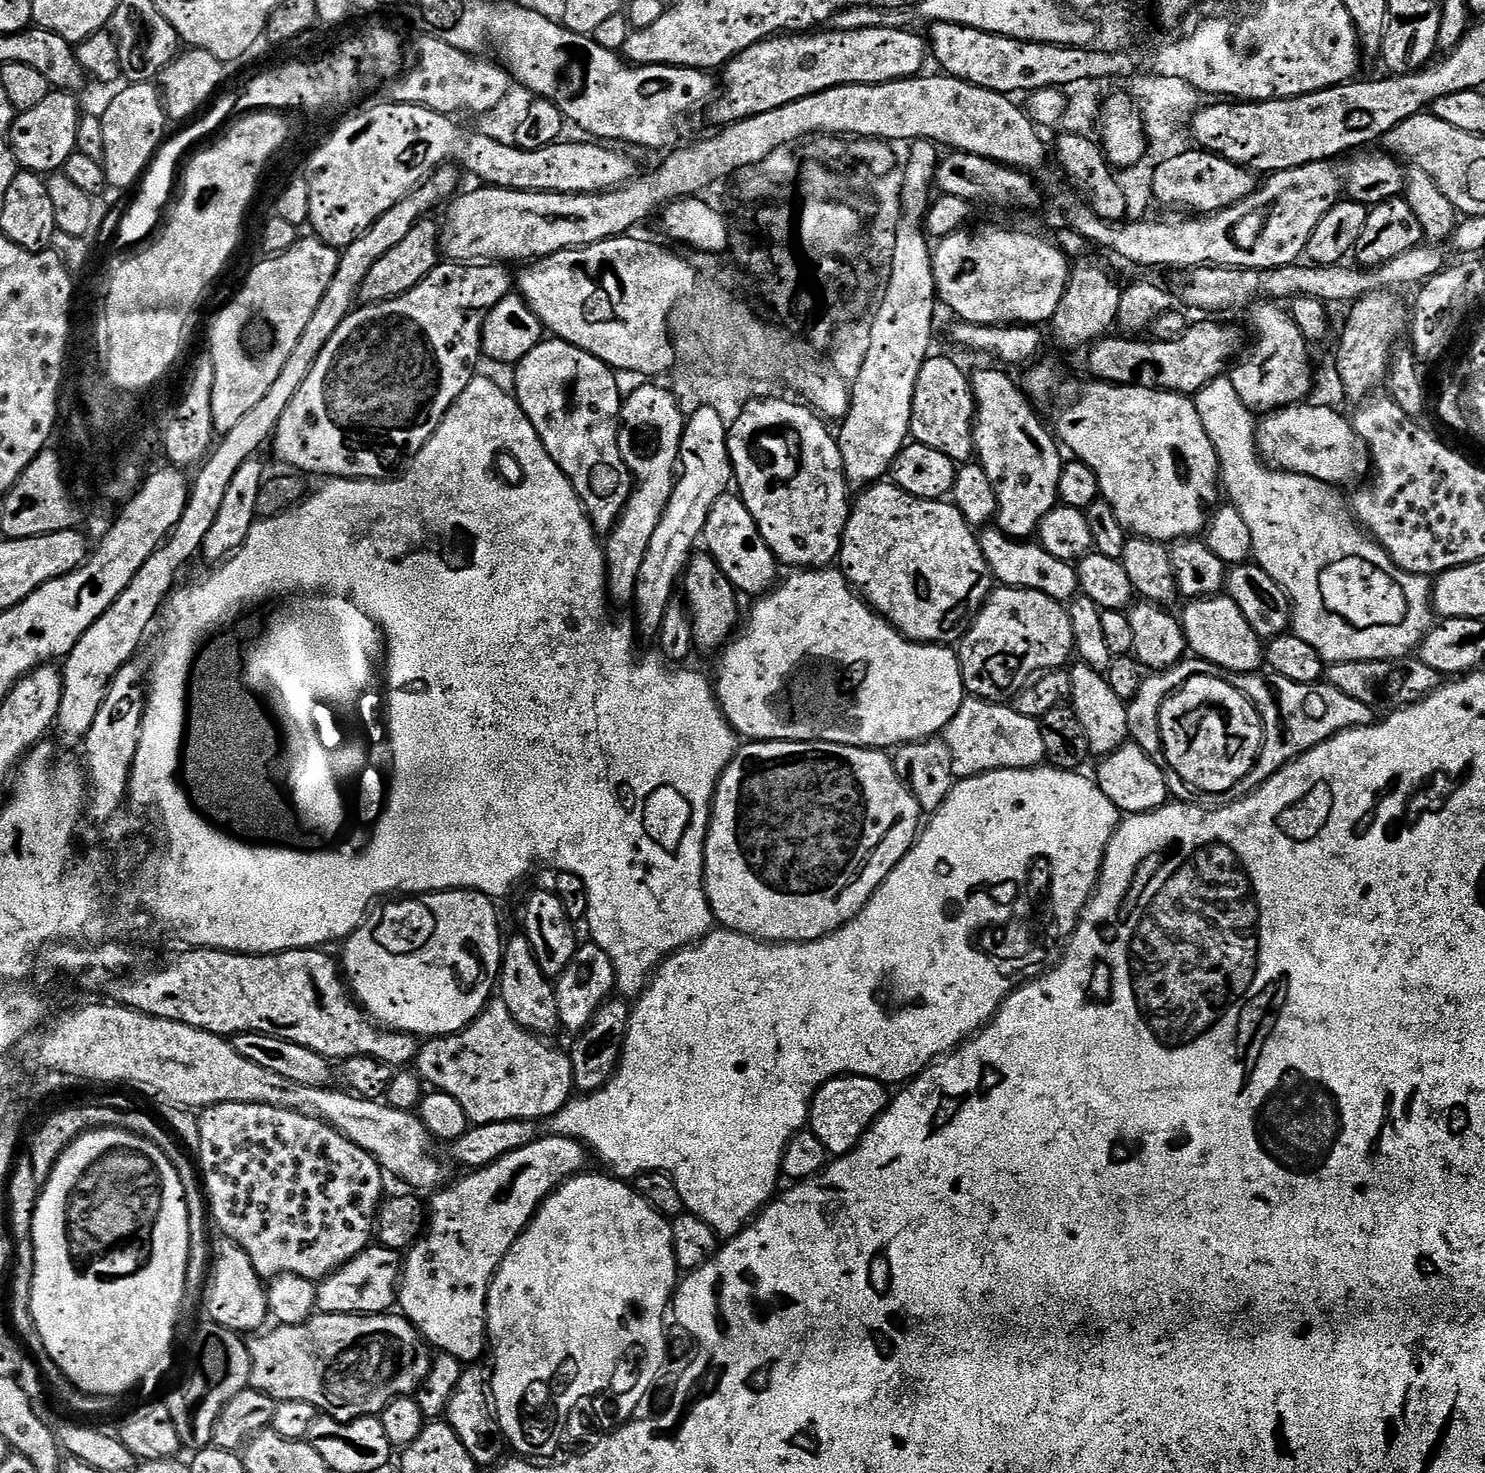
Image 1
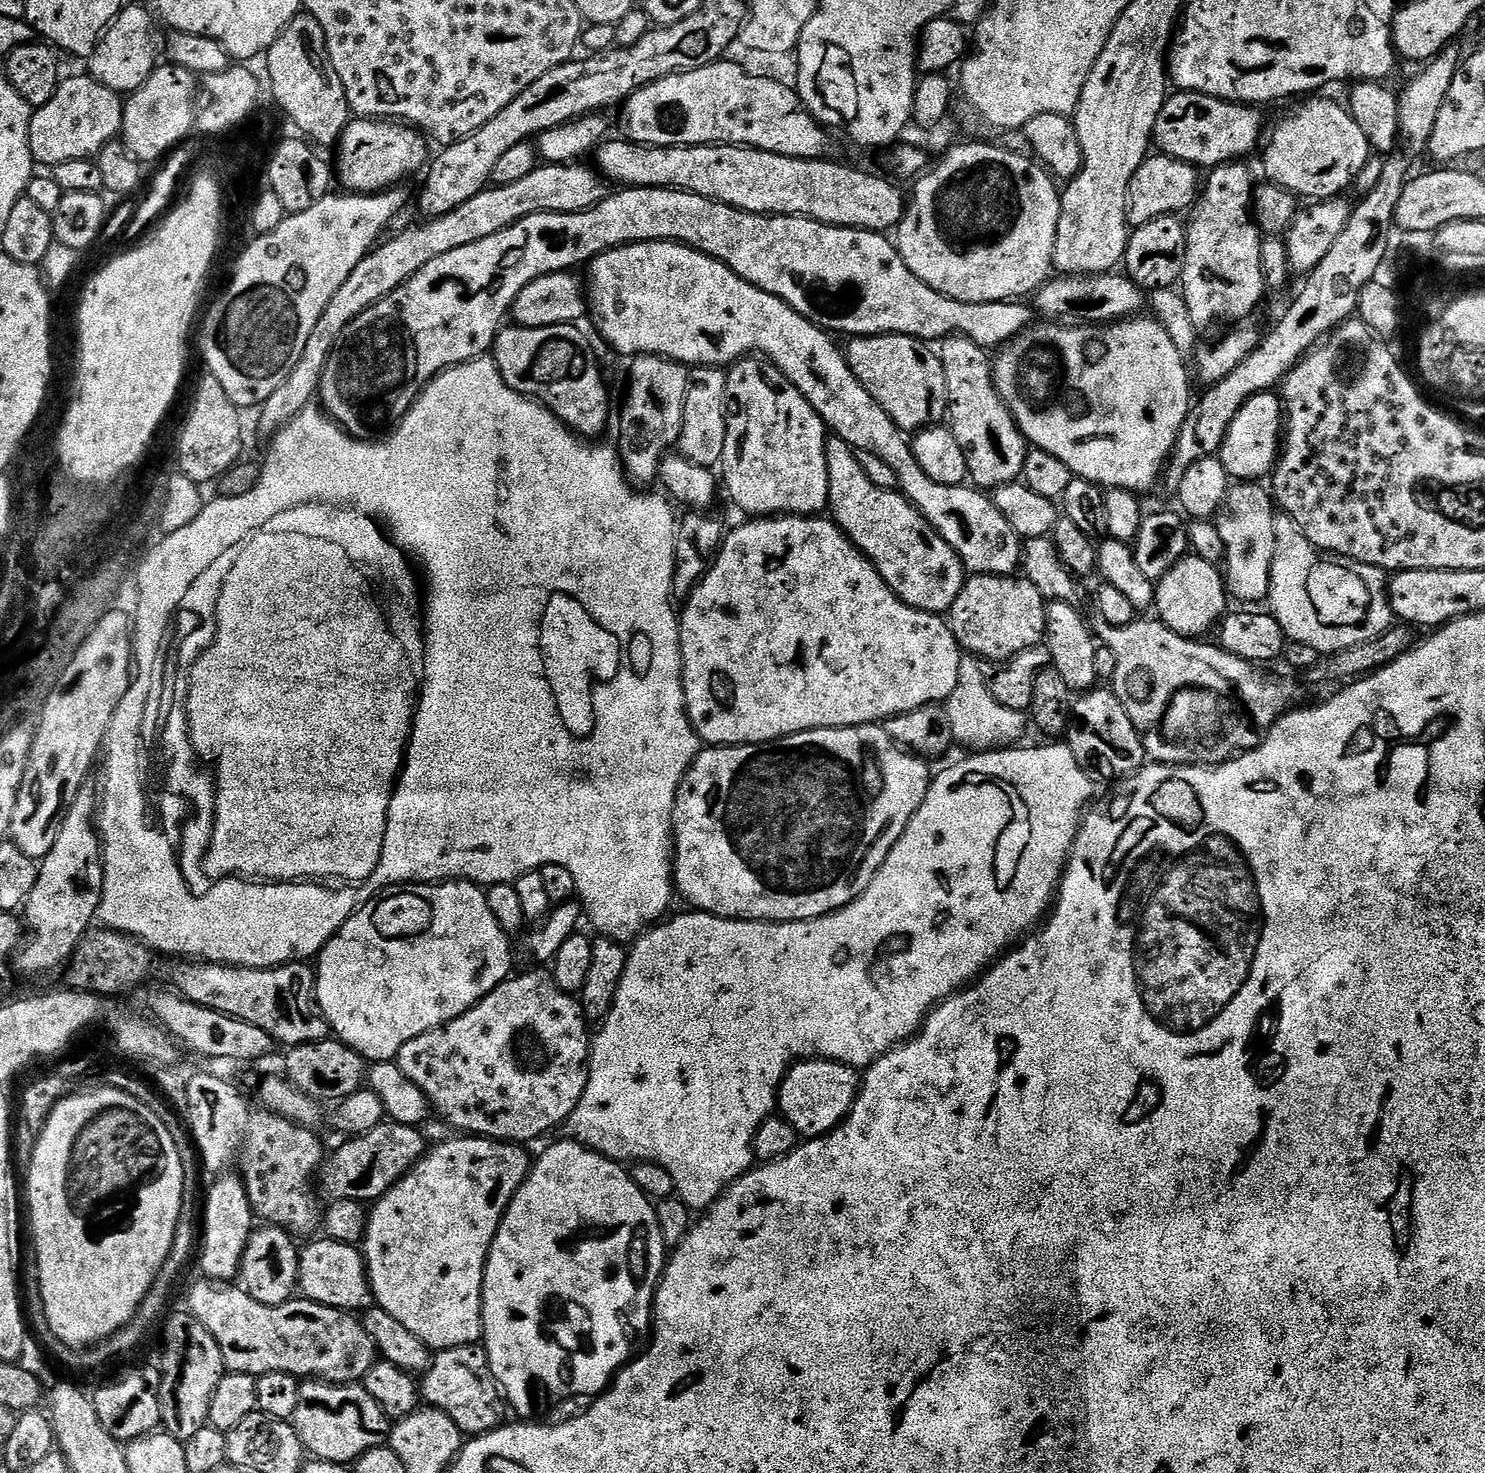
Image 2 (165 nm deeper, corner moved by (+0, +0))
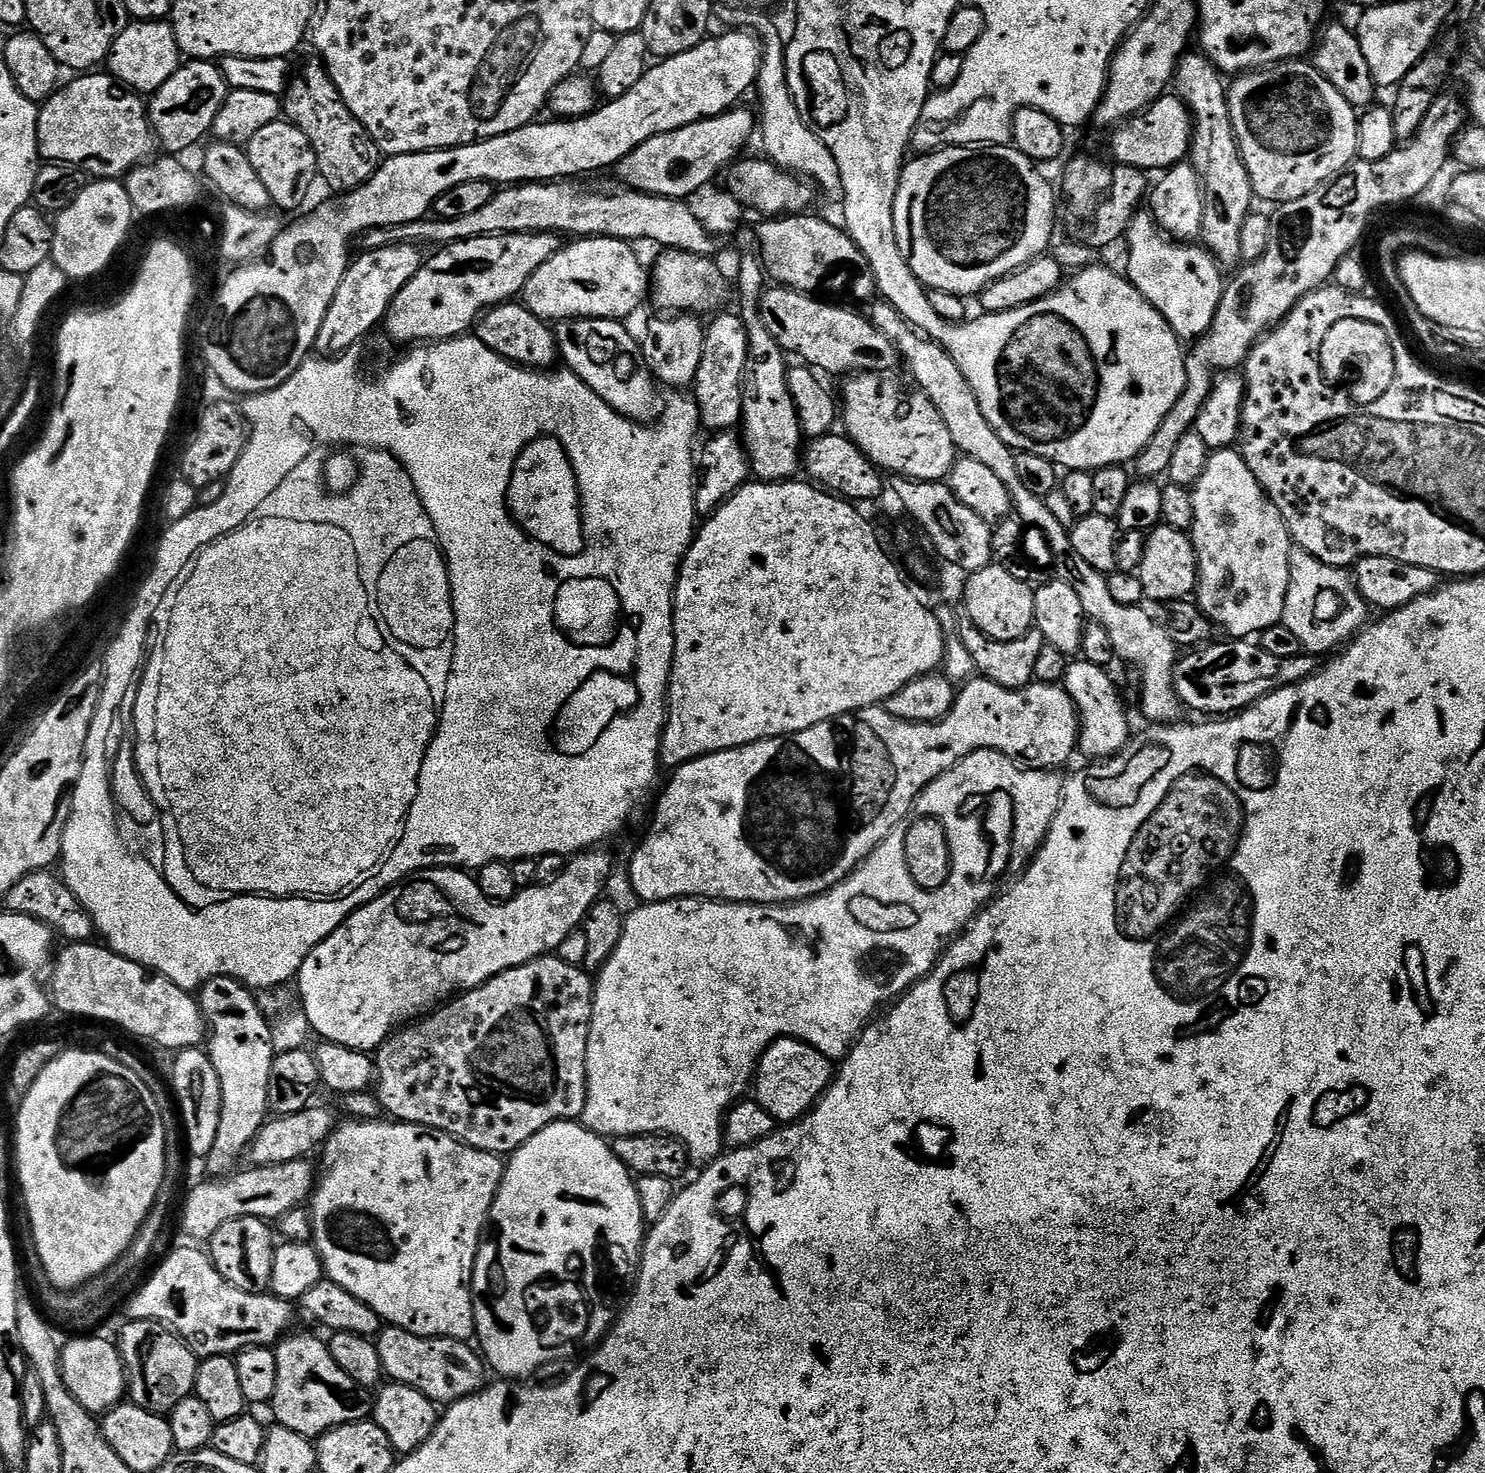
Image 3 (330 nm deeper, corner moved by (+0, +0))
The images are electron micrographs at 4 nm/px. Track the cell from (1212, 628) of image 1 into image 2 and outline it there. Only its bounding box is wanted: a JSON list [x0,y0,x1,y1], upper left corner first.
[1154,554,1230,638]

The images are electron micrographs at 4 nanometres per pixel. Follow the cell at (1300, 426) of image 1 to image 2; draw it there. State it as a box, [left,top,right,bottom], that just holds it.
[1218,392,1282,482]

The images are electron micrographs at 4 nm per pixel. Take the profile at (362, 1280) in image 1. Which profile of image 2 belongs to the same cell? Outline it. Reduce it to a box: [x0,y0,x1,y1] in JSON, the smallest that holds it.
[298,1238,373,1310]

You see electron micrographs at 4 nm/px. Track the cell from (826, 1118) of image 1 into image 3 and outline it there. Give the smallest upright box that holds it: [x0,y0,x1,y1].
[754,1040,834,1125]

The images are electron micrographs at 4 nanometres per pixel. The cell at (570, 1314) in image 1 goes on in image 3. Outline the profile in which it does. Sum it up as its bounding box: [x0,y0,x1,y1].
[472,1120,646,1380]

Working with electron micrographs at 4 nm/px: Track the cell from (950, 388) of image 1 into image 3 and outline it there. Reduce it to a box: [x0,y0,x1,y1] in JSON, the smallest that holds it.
[761,286,898,376]

